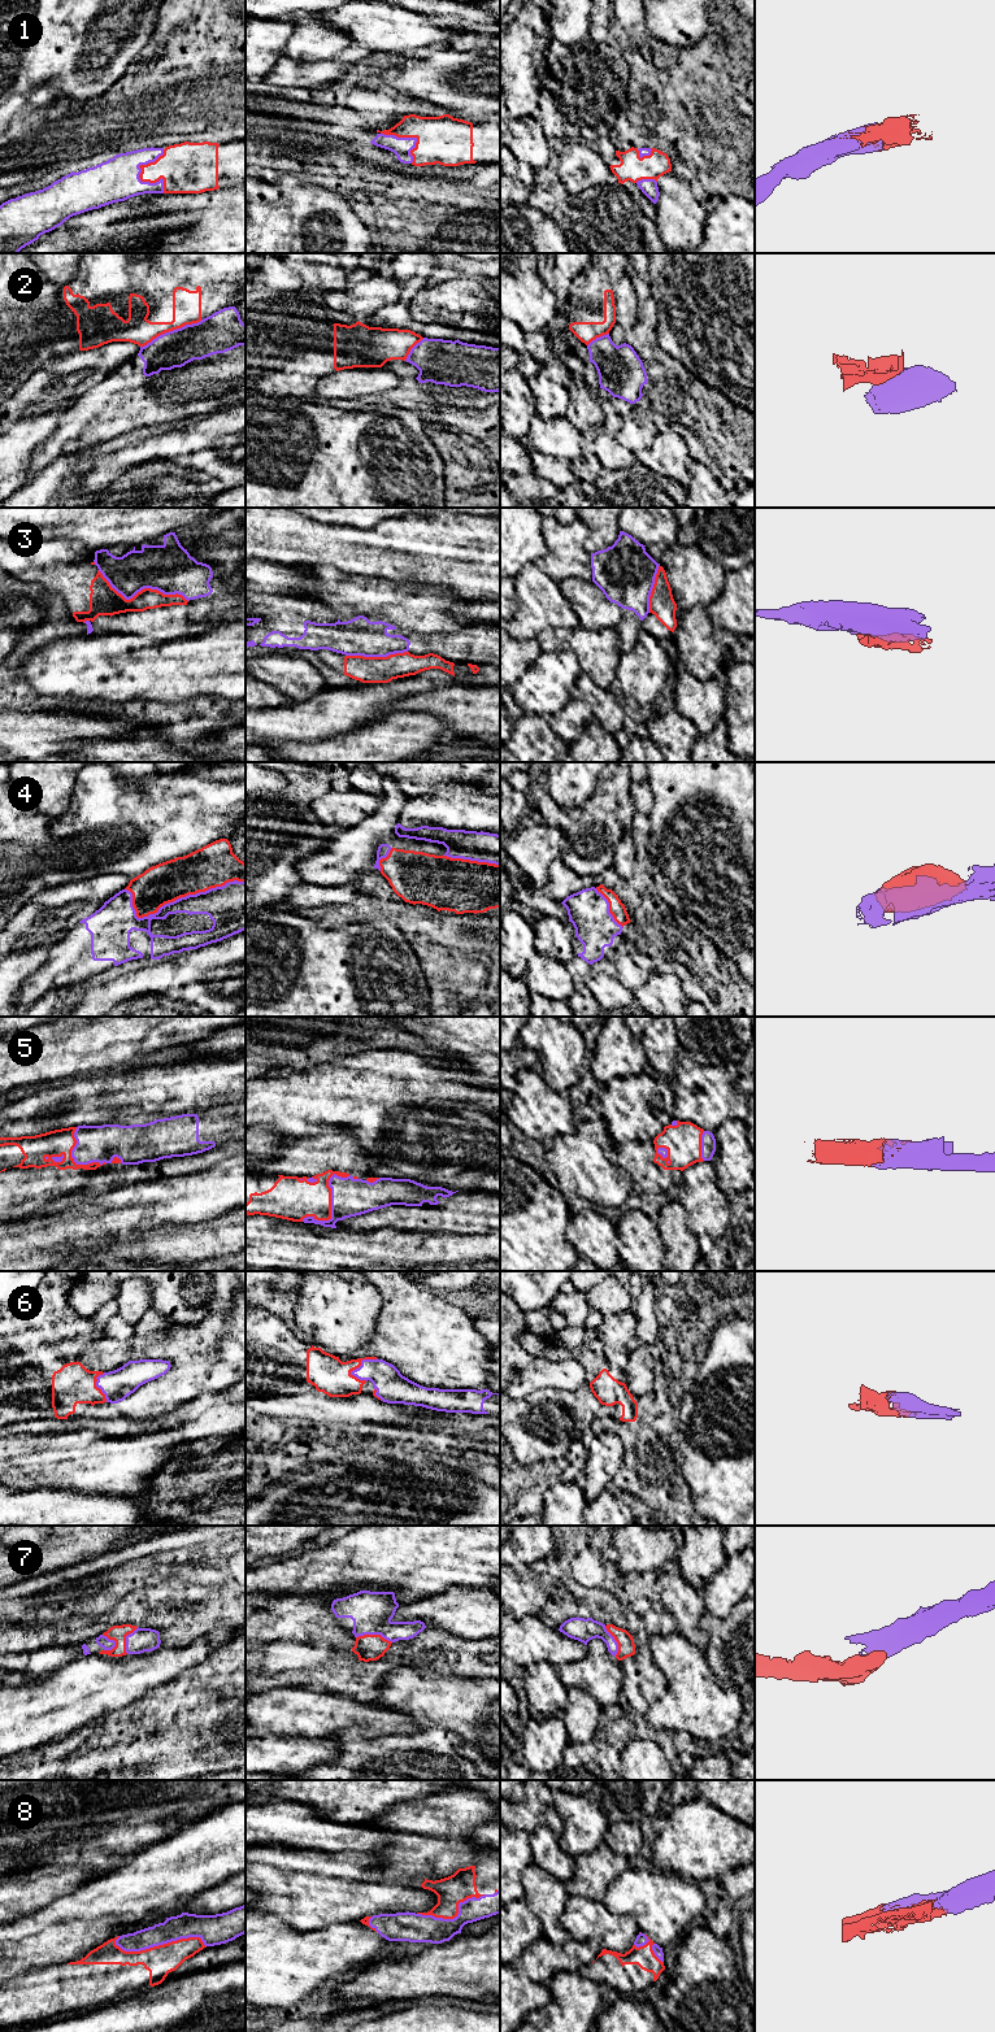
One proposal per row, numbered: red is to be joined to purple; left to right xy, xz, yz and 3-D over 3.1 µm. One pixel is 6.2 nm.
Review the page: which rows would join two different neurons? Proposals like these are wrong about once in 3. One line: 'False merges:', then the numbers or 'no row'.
False merges: 2, 3

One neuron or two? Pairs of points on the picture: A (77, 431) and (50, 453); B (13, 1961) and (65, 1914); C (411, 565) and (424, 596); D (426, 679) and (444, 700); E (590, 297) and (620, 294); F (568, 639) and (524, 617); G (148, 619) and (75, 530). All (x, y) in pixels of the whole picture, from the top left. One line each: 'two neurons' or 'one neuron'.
A: one neuron
B: two neurons
C: two neurons
D: two neurons
E: two neurons
F: two neurons
G: two neurons

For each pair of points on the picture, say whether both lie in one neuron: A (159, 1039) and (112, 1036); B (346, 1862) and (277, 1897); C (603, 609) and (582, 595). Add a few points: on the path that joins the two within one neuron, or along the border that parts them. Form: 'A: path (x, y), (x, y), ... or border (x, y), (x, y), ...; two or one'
A: path (147, 1035), (124, 1035); one
B: path (329, 1878), (318, 1888), (294, 1888); one
C: path (598, 609), (587, 600); one

